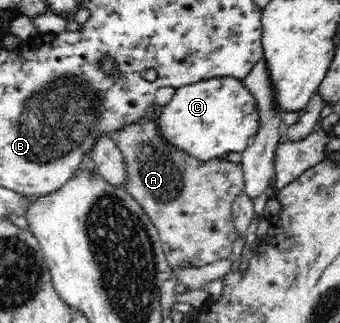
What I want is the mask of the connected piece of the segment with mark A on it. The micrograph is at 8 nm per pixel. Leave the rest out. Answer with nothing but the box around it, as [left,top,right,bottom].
[114,117,245,267]

